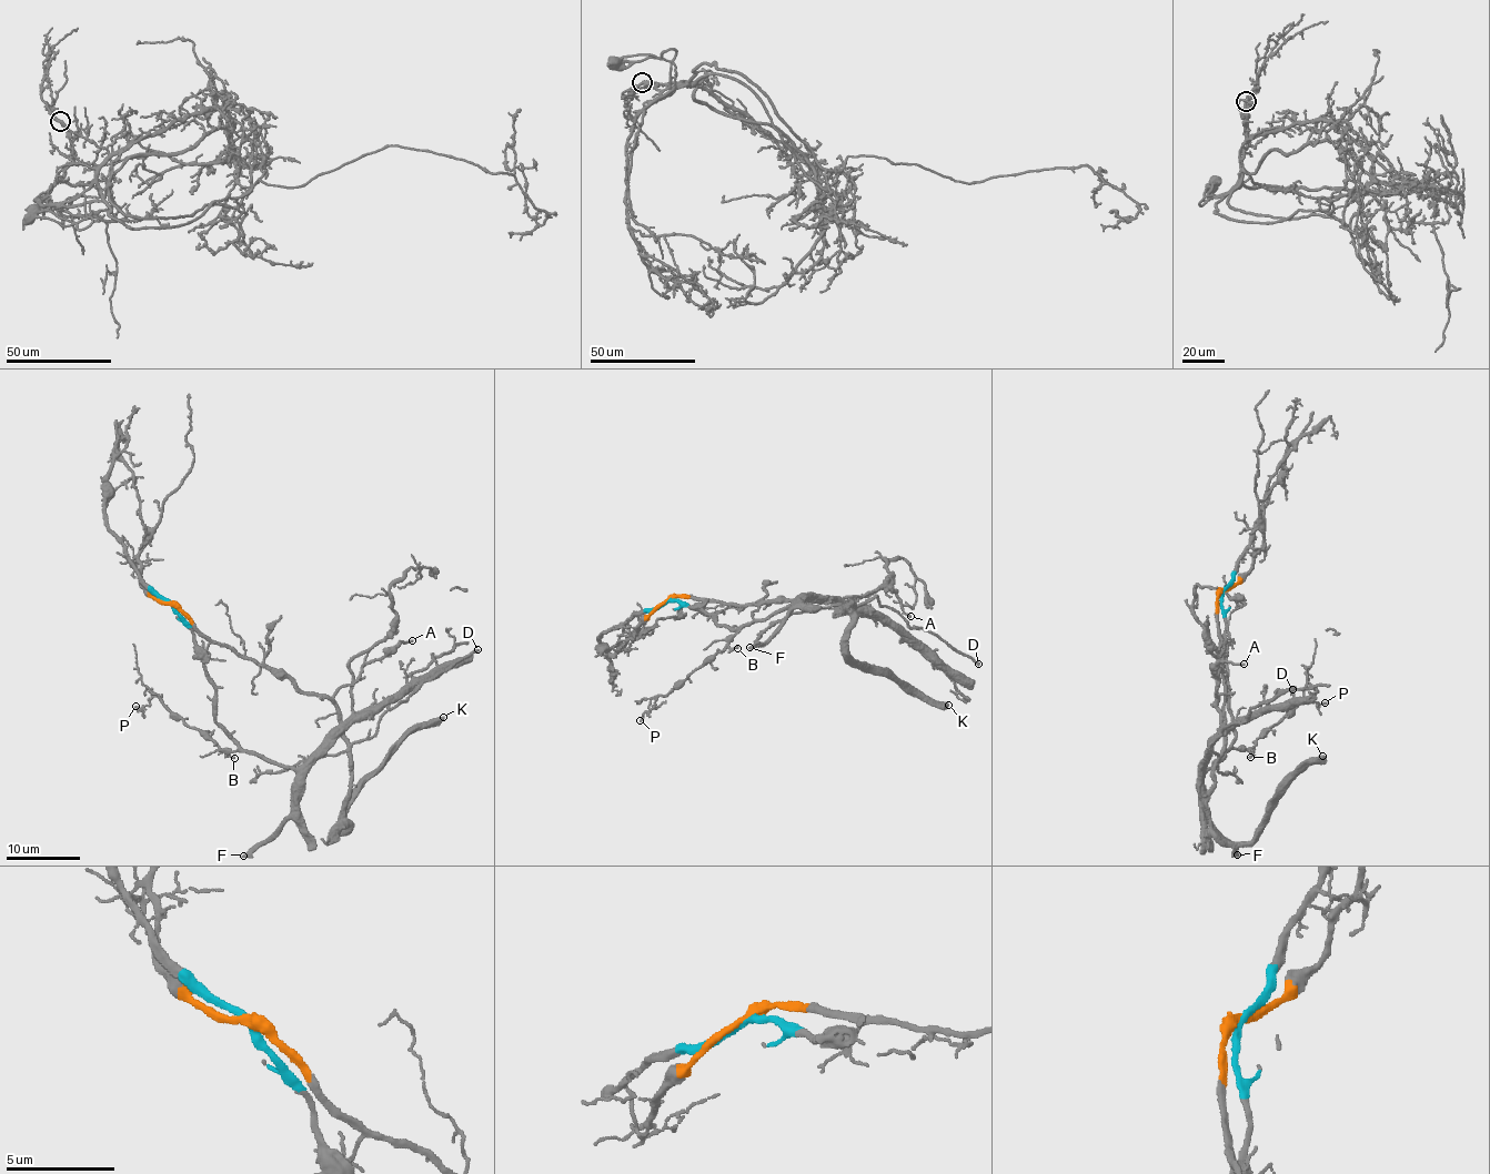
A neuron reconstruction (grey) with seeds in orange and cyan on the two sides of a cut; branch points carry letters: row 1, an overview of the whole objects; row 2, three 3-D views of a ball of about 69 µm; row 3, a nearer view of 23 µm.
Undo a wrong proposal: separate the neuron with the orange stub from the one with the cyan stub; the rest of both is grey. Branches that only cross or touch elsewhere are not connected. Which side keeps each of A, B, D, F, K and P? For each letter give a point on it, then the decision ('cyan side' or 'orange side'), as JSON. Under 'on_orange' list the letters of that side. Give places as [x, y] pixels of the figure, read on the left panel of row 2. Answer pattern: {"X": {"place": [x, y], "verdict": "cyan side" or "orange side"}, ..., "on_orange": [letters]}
{"A": {"place": [412, 640], "verdict": "orange side"}, "B": {"place": [234, 758], "verdict": "cyan side"}, "D": {"place": [477, 649], "verdict": "orange side"}, "F": {"place": [243, 856], "verdict": "cyan side"}, "K": {"place": [443, 717], "verdict": "orange side"}, "P": {"place": [136, 706], "verdict": "cyan side"}, "on_orange": ["A", "D", "K"]}

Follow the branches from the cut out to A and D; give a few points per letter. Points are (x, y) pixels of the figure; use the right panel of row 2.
A: (1224, 591), (1217, 600), (1222, 655), (1217, 704), (1218, 678), (1212, 669), (1221, 661), (1245, 664)
D: (1224, 591), (1217, 600), (1222, 655), (1217, 702), (1225, 745), (1212, 752), (1209, 744), (1225, 727), (1292, 689)

